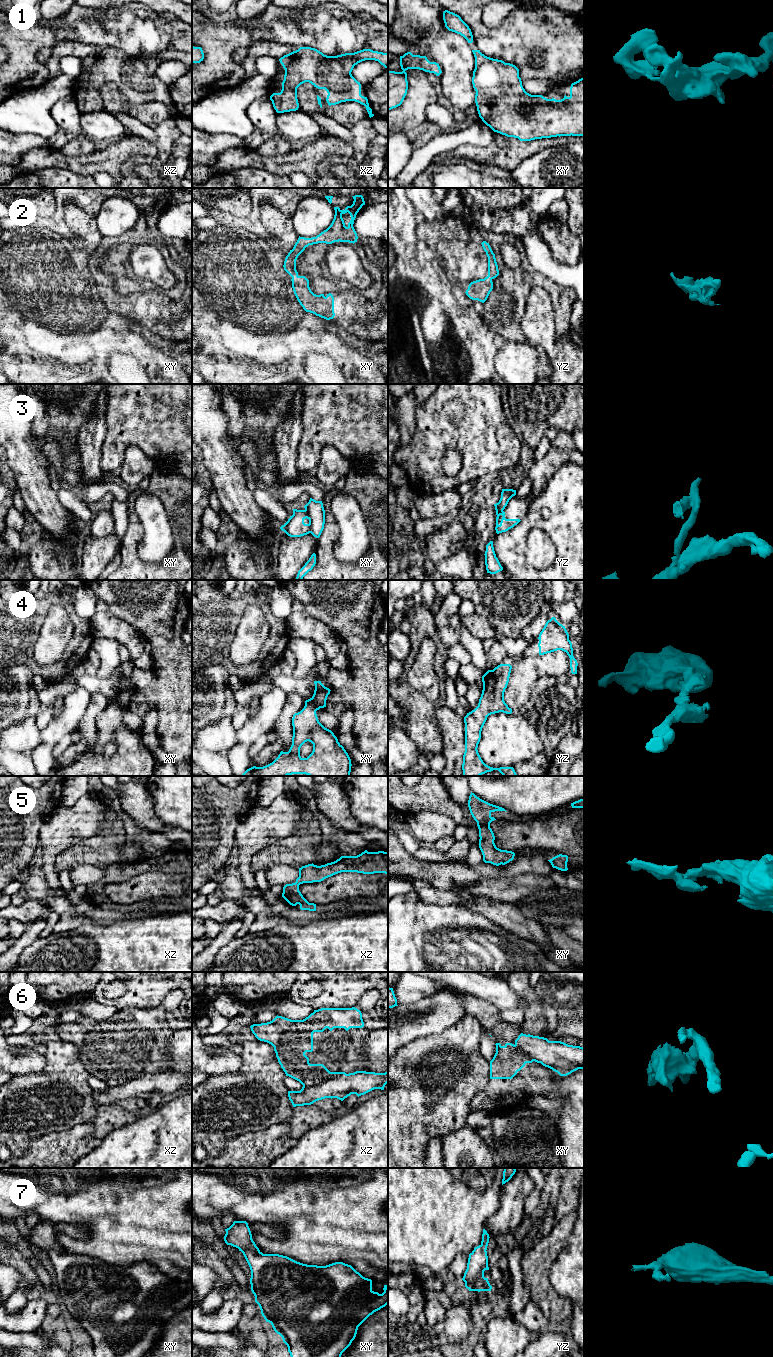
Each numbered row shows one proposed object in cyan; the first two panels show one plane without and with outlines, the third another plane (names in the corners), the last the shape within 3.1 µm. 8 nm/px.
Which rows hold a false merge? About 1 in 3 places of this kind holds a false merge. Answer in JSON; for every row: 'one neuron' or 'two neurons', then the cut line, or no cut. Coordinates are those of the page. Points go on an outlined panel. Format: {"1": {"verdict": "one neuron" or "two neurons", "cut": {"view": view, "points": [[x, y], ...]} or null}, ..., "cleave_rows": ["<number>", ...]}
{"1": {"verdict": "one neuron", "cut": null}, "2": {"verdict": "one neuron", "cut": null}, "3": {"verdict": "two neurons", "cut": {"view": "xy", "points": [[305, 509], [309, 519], [310, 532]]}}, "4": {"verdict": "one neuron", "cut": null}, "5": {"verdict": "one neuron", "cut": null}, "6": {"verdict": "two neurons", "cut": {"view": "xz", "points": [[345, 1073], [326, 1079], [316, 1085], [303, 1087]]}}, "7": {"verdict": "one neuron", "cut": null}, "cleave_rows": ["3", "6"]}

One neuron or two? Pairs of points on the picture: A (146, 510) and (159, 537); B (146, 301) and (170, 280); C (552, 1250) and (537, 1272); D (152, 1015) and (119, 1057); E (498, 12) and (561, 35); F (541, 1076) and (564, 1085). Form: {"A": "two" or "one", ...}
{"A": "one", "B": "two", "C": "one", "D": "one", "E": "two", "F": "two"}

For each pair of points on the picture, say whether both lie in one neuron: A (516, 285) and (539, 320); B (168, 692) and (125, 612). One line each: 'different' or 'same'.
A: different
B: same

